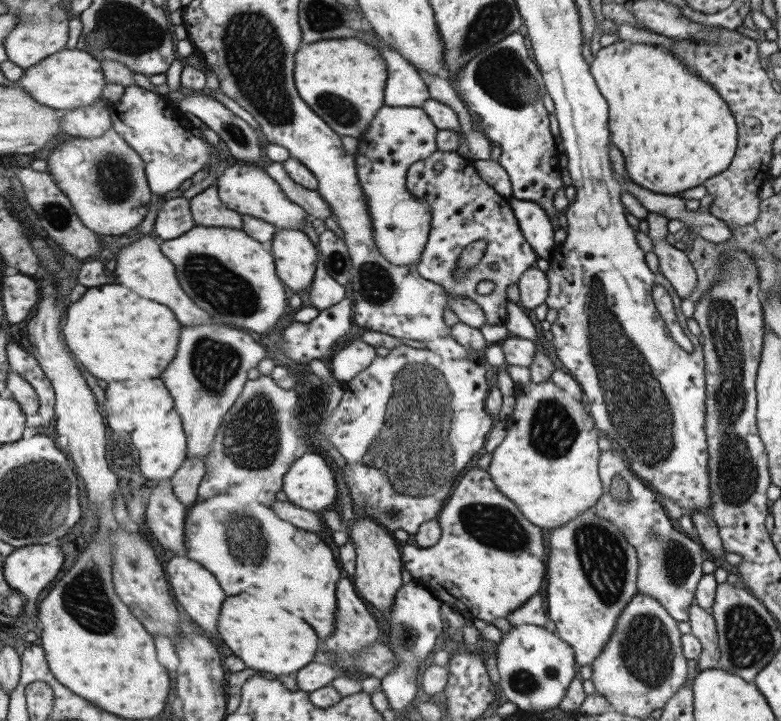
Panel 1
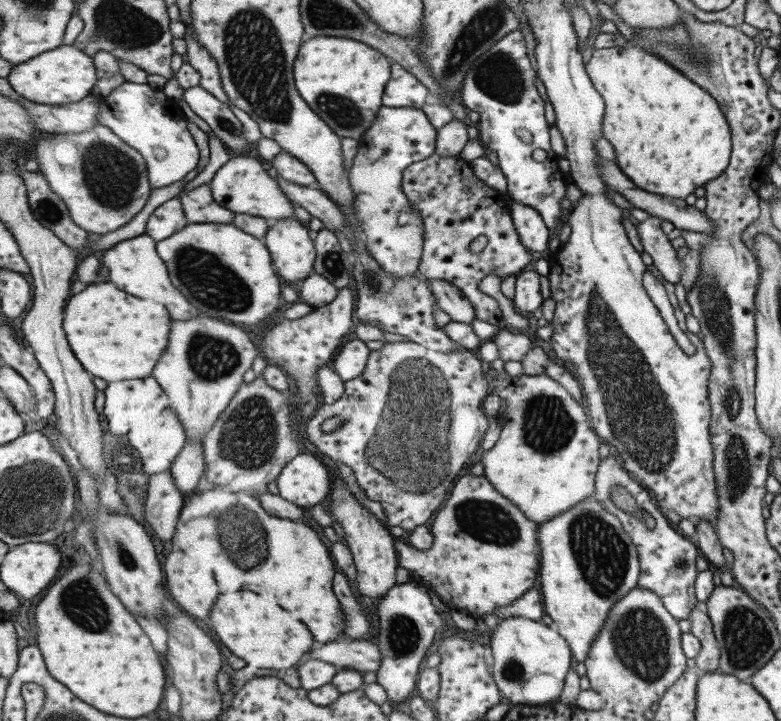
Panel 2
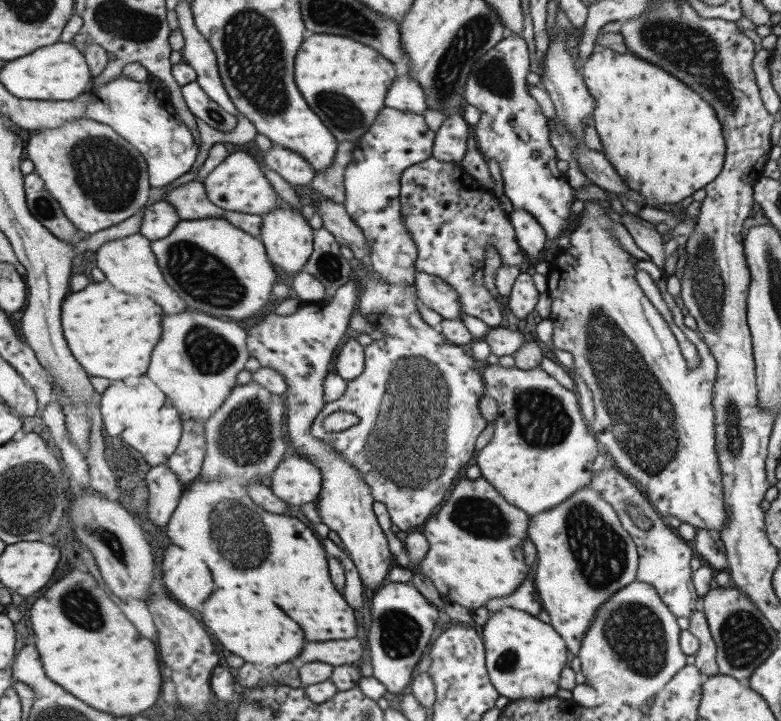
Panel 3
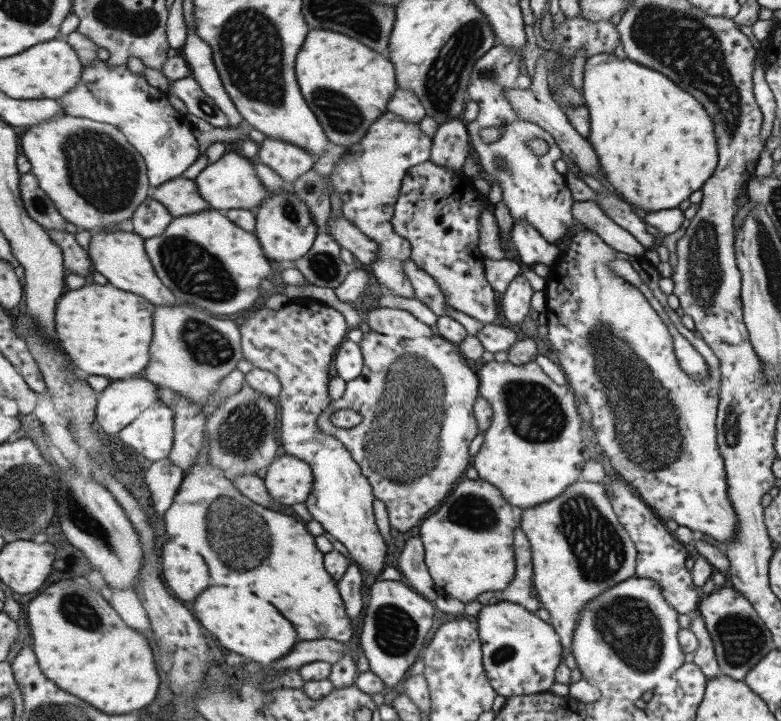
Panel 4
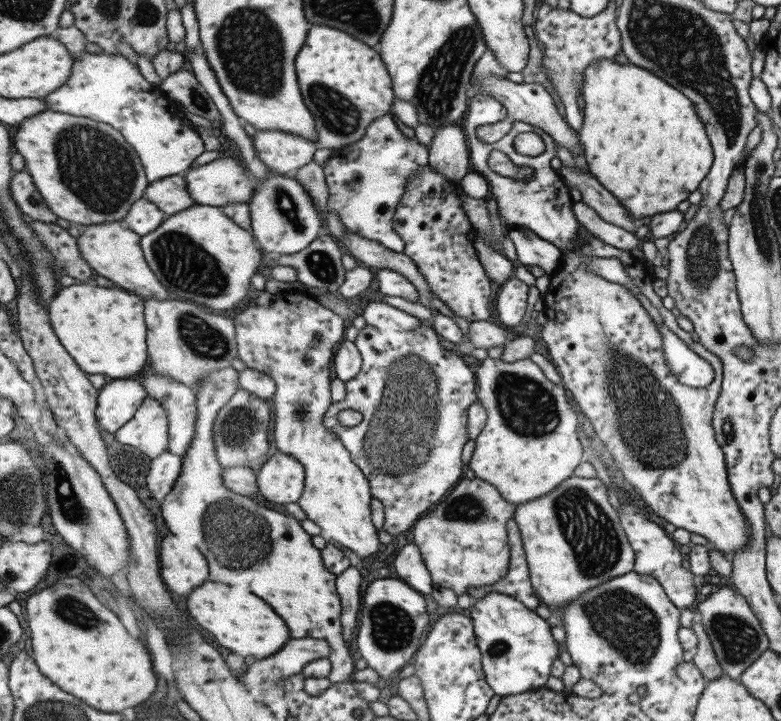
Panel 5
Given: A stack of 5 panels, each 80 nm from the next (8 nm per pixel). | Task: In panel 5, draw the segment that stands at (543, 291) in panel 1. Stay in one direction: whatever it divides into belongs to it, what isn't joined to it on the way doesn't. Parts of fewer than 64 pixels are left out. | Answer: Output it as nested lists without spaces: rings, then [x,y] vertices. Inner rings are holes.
[[[515,276],[507,279],[499,288],[495,296],[495,314],[497,320],[509,329],[519,323],[525,312],[525,299],[528,286]]]

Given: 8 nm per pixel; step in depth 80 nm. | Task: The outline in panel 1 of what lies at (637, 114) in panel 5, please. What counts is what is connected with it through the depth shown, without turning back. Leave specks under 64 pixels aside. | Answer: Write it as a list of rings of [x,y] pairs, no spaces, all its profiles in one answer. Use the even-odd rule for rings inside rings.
[[[618,40],[616,43],[601,47],[595,52],[593,61],[588,65],[588,69],[599,93],[603,96],[608,106],[607,128],[610,143],[622,154],[627,176],[631,178],[635,184],[654,193],[676,196],[676,194],[680,194],[680,192],[685,192],[690,188],[701,185],[704,180],[723,172],[729,166],[737,142],[737,125],[735,124],[732,112],[728,109],[727,103],[717,95],[717,92],[715,92],[713,88],[707,85],[707,82],[703,82],[694,70],[683,68],[681,61],[670,52],[664,50],[664,47],[655,44],[649,45]]]

